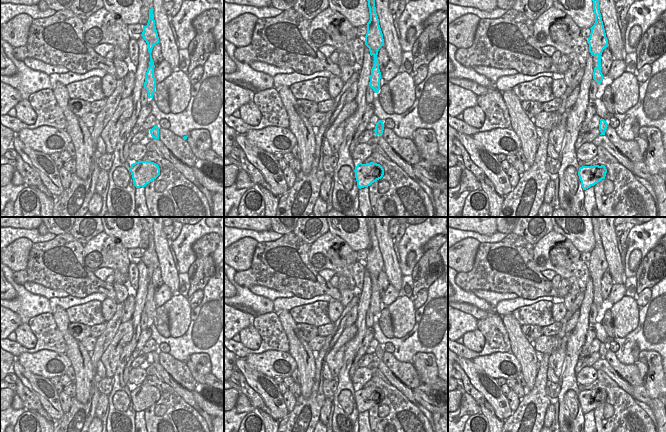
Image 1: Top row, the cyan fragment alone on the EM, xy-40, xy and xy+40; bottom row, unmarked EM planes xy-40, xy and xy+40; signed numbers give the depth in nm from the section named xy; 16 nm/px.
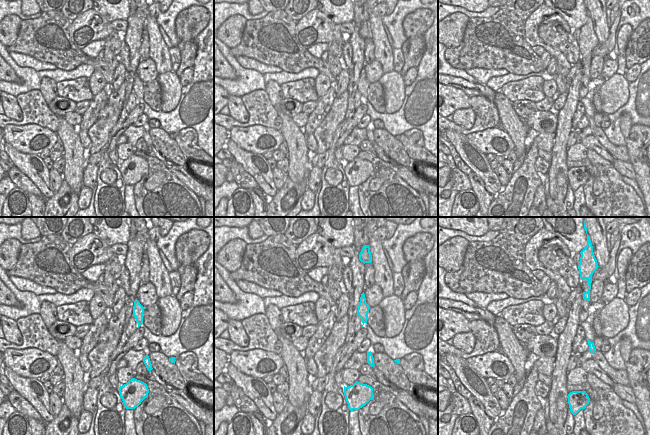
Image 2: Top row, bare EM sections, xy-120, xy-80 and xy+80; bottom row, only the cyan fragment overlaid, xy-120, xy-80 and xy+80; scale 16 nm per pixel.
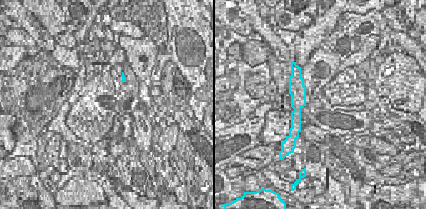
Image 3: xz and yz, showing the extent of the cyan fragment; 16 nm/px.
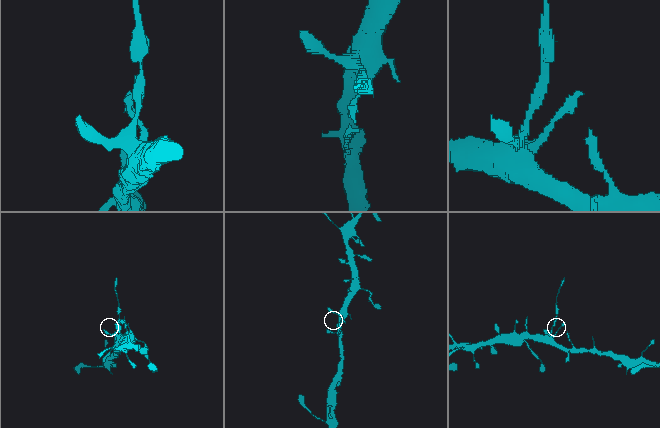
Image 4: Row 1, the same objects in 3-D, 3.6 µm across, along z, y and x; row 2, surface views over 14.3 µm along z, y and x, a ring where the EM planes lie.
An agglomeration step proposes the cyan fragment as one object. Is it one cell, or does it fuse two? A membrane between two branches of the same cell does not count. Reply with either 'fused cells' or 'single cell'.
fused cells

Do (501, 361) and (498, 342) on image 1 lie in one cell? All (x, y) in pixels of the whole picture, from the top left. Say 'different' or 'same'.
different

